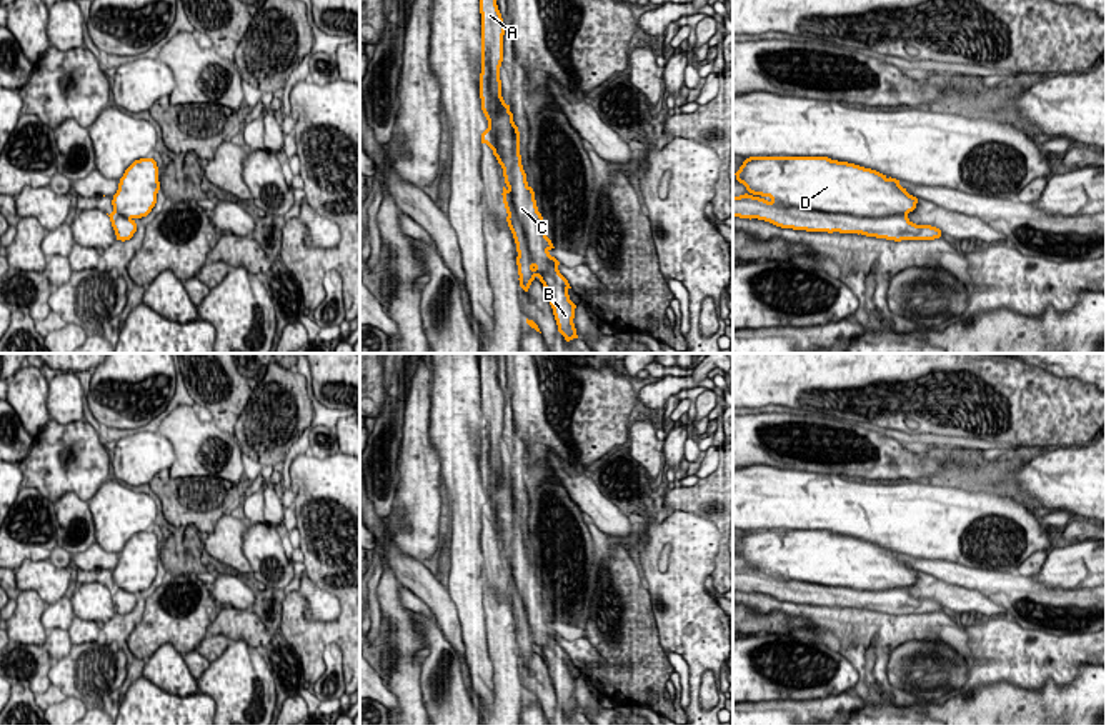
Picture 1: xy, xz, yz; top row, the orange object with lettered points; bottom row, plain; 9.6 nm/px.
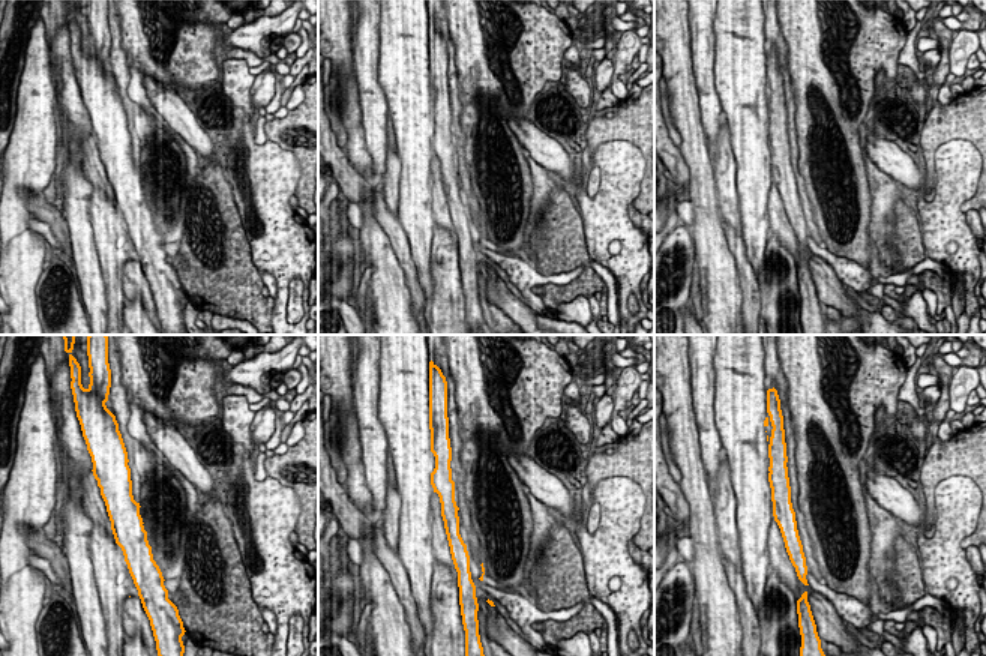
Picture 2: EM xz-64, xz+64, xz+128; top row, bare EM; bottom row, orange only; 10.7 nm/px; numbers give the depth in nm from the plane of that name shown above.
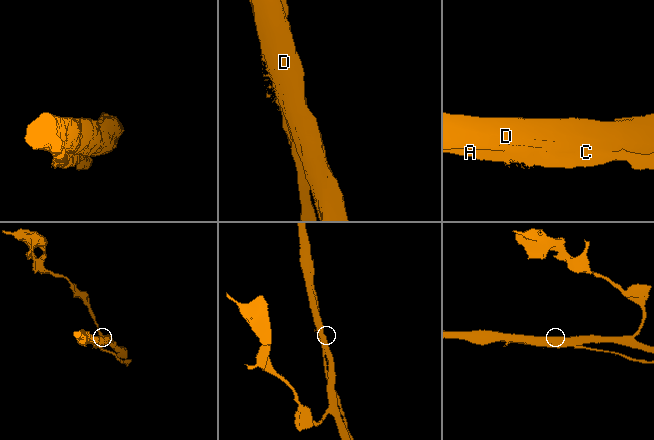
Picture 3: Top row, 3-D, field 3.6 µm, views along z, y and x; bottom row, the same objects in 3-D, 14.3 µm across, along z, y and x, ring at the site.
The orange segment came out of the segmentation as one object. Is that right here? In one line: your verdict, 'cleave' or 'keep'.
cleave

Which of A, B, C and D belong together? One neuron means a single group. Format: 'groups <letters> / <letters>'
groups A / B C D

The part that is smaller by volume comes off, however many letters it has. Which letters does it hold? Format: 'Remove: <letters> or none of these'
Remove: A

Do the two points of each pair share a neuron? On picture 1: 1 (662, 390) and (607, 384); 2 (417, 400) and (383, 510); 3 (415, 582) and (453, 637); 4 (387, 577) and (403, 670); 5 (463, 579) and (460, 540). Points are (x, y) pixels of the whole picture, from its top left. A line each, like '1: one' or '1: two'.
1: two
2: two
3: one
4: one
5: one

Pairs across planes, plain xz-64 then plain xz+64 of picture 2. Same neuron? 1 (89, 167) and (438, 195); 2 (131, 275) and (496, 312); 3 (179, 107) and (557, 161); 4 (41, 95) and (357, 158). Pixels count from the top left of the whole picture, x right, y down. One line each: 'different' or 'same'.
1: same
2: same
3: same
4: different

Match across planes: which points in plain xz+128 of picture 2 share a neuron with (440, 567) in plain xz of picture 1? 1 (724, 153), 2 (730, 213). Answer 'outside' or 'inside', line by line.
1: inside
2: inside

